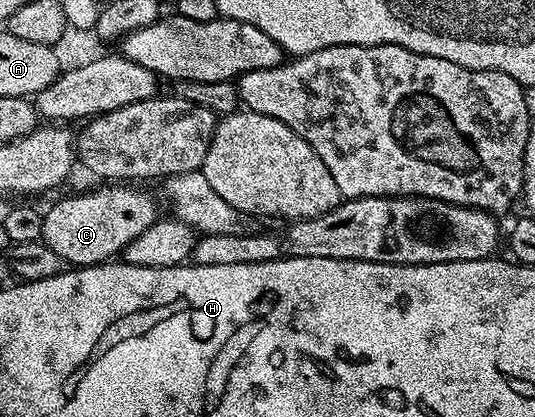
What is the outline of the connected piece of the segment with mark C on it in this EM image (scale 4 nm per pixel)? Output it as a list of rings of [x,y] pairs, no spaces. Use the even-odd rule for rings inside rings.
[[[100,184],[97,190],[88,190],[85,194],[72,194],[61,202],[53,204],[49,210],[43,211],[41,239],[62,260],[72,268],[81,266],[96,266],[123,255],[126,244],[158,217],[156,202],[144,190],[139,190],[136,184]]]

